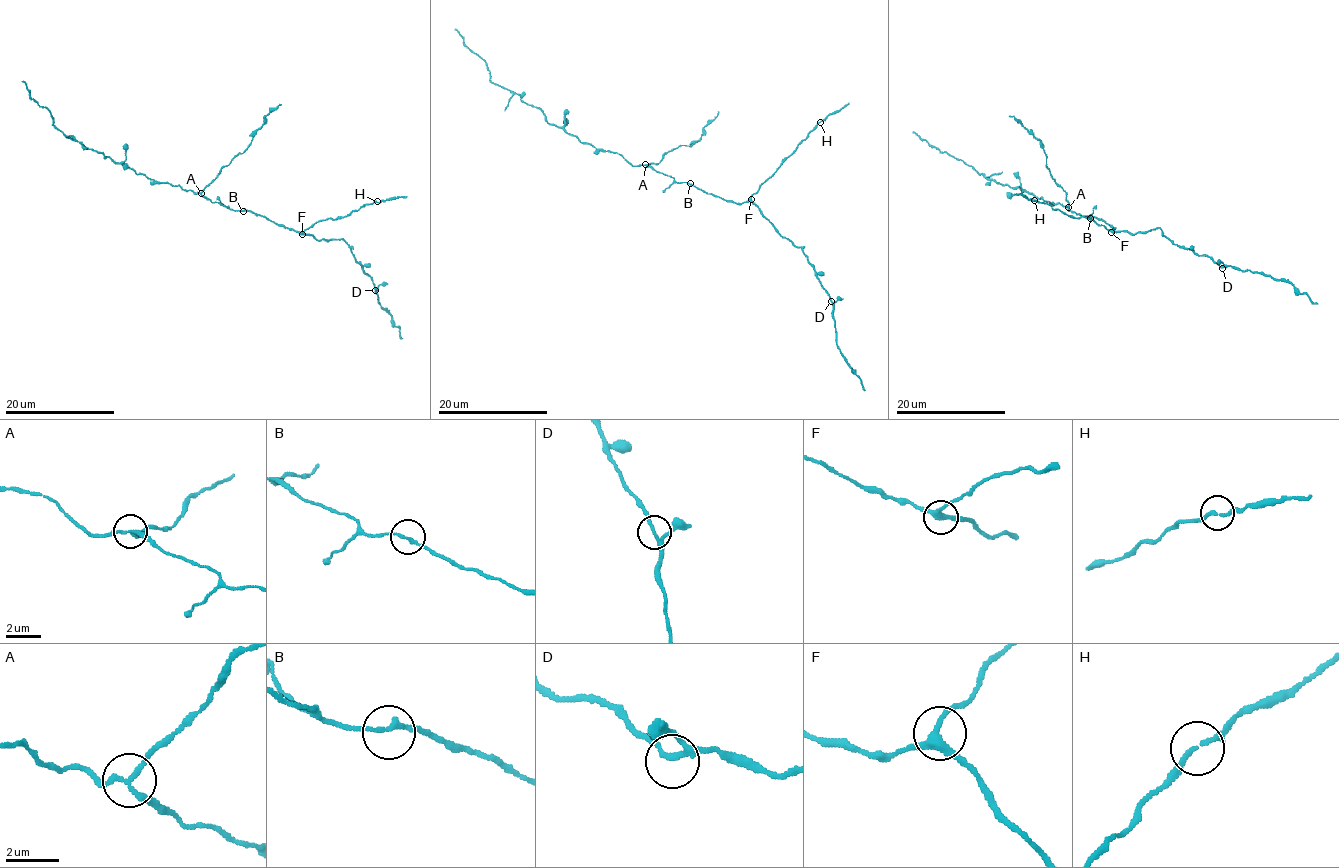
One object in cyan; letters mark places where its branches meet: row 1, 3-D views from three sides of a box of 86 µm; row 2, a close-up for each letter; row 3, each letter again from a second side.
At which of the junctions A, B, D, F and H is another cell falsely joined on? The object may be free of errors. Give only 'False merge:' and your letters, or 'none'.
False merge: A

